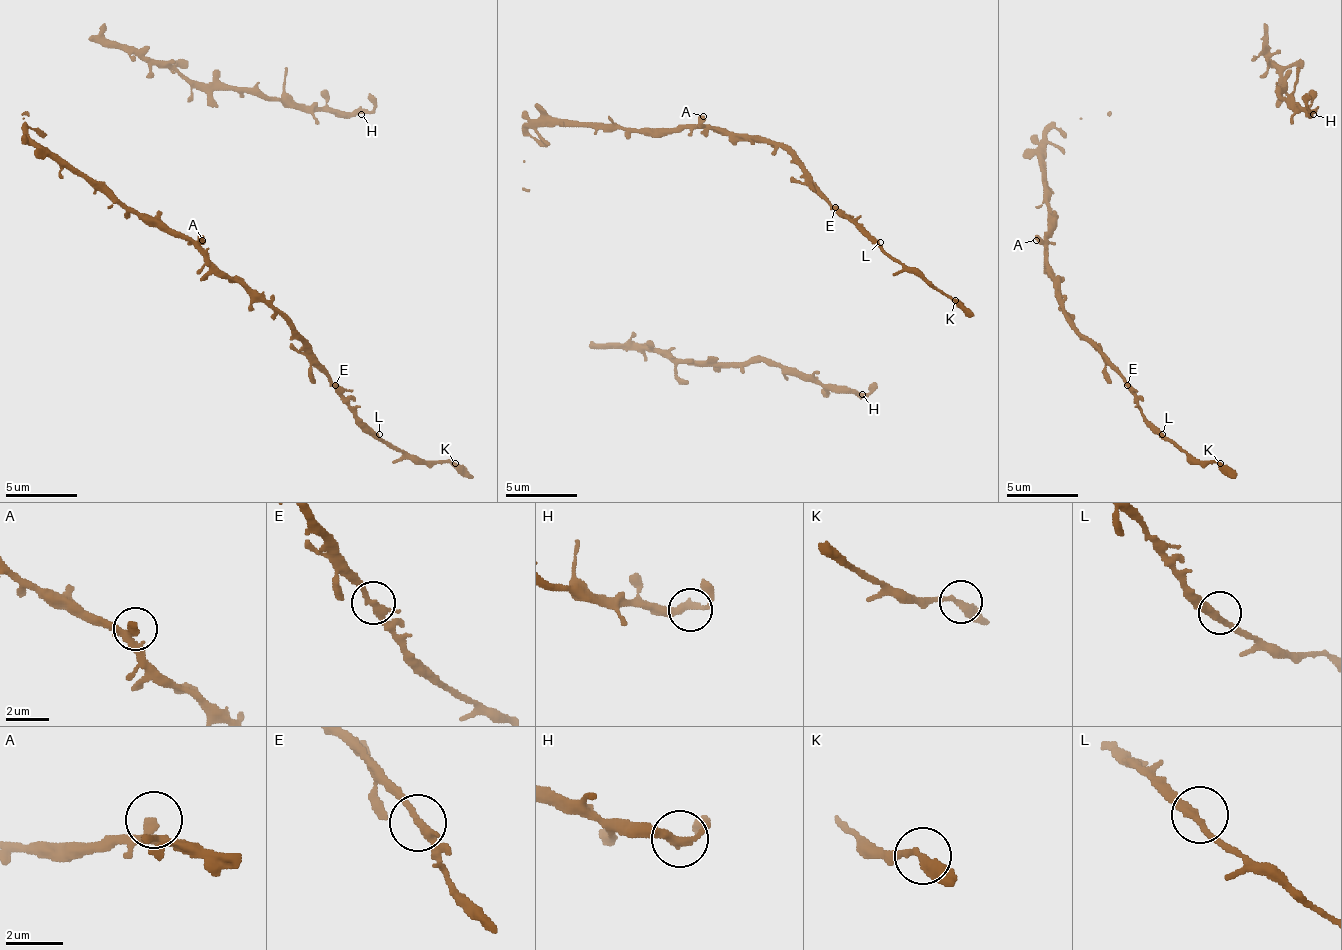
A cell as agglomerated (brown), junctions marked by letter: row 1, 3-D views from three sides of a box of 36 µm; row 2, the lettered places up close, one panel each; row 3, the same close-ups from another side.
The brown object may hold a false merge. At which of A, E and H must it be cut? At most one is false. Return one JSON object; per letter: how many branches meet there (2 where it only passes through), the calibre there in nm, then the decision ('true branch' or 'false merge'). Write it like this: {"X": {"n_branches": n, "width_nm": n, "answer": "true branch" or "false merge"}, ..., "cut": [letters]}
{"A": {"n_branches": 2, "width_nm": 240, "answer": "true branch"}, "E": {"n_branches": 2, "width_nm": 280, "answer": "true branch"}, "H": {"n_branches": 2, "width_nm": 280, "answer": "true branch"}, "cut": []}

